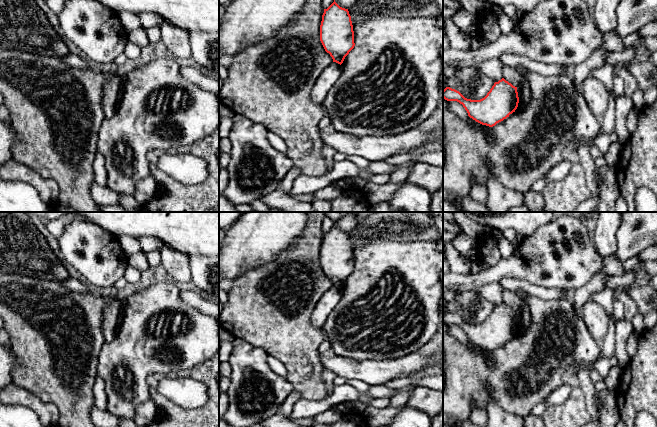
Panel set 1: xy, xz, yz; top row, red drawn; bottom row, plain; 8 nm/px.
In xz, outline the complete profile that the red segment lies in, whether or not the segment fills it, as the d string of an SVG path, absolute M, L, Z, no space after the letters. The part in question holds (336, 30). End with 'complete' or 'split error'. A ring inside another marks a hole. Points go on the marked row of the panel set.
M334 2L324 9L320 25L320 41L333 62L342 64L354 48L354 31L348 9Z | complete

